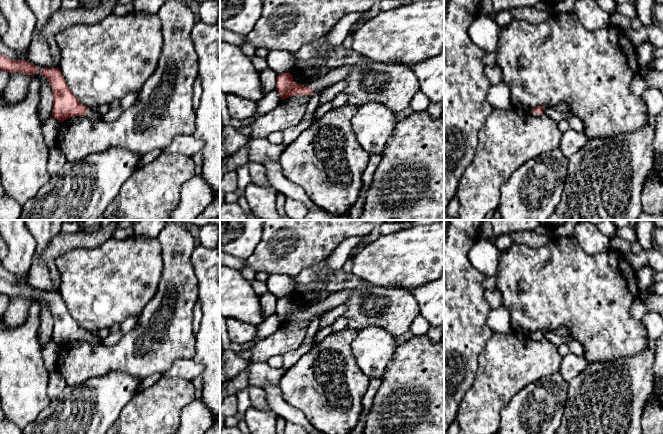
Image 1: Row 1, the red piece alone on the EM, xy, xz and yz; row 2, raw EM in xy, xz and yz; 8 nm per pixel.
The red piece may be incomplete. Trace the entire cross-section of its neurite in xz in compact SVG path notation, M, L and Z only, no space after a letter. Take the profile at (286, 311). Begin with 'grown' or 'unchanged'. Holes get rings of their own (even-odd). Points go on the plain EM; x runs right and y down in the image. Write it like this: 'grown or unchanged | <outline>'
grown | M349 291L332 294L325 300L311 306L309 310L302 310L294 306L290 297L282 297L277 300L276 314L279 316L282 324L294 319L310 319L312 316L322 315L326 311L345 303L349 296Z

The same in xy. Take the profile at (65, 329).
grown | M43 292L40 297L48 302L53 317L53 334L52 340L63 346L74 340L85 340L92 343L102 344L102 339L91 332L81 328L78 323L69 314L63 299L59 292Z

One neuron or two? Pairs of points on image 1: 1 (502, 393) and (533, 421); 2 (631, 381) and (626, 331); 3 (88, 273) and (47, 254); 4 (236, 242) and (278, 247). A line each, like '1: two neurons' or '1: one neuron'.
1: two neurons
2: two neurons
3: two neurons
4: two neurons

